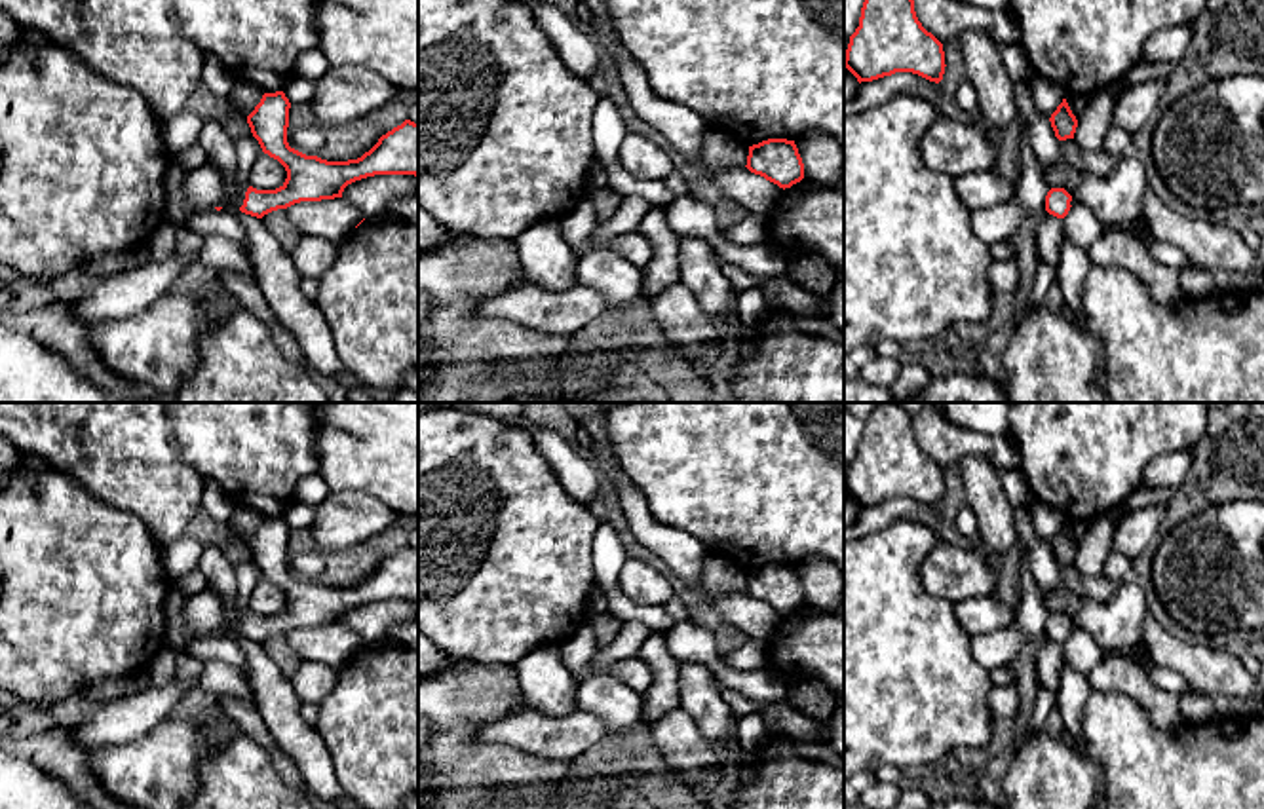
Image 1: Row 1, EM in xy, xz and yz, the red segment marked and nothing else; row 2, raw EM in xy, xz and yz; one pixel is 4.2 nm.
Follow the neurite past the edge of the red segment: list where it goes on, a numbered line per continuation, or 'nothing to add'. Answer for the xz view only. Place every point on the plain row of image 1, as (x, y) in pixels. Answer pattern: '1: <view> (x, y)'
nothing to add

